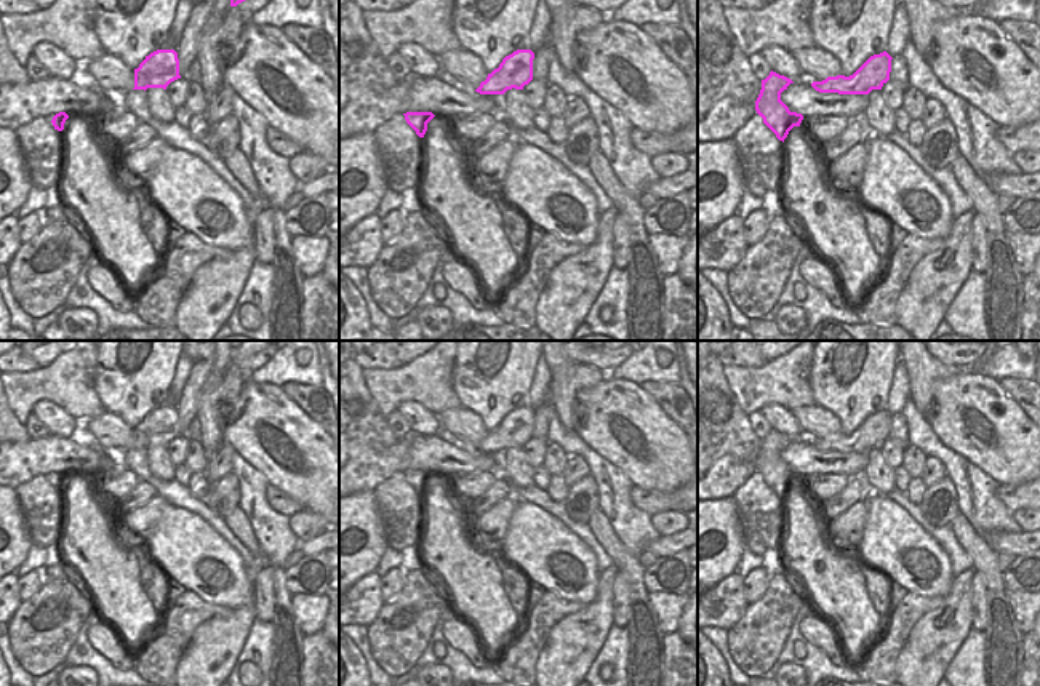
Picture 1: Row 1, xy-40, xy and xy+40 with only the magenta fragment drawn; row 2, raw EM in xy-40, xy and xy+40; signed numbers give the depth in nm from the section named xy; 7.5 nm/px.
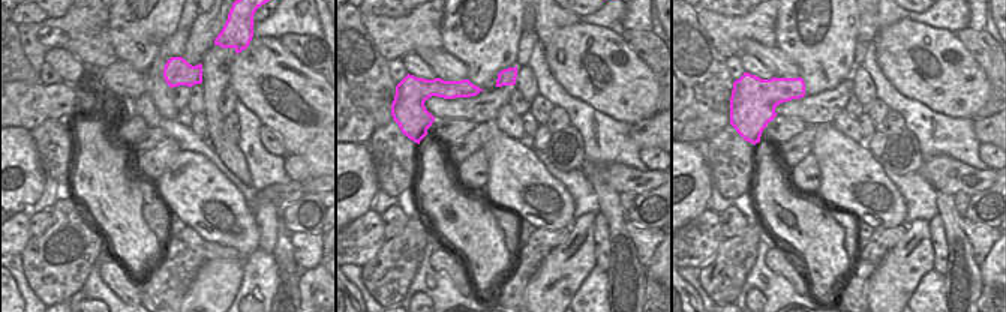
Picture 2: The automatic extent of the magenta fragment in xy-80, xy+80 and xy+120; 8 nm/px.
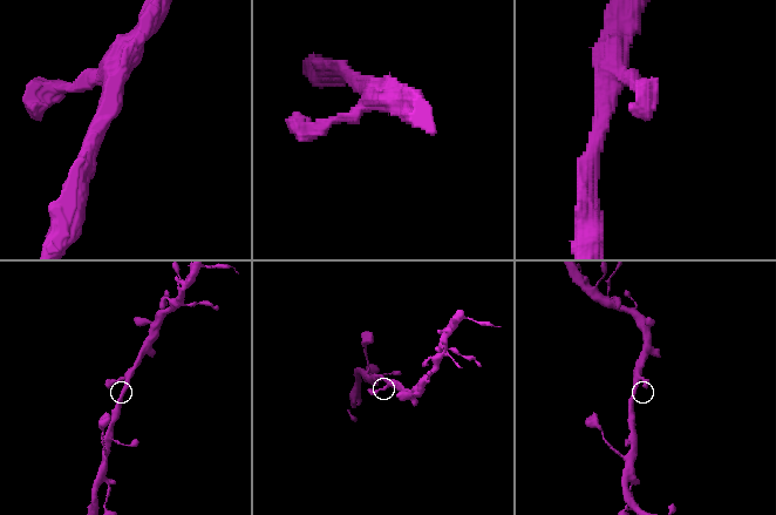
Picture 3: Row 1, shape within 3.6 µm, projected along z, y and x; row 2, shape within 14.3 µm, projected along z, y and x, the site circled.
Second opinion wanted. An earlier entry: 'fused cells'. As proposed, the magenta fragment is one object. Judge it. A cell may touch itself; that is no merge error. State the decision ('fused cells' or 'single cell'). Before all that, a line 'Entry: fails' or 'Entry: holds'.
Entry: fails
single cell

